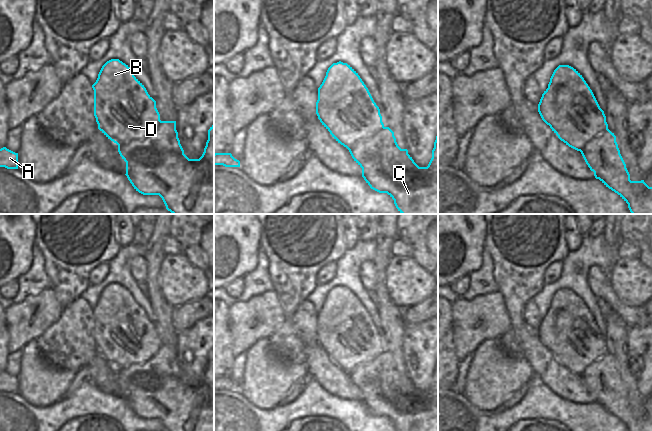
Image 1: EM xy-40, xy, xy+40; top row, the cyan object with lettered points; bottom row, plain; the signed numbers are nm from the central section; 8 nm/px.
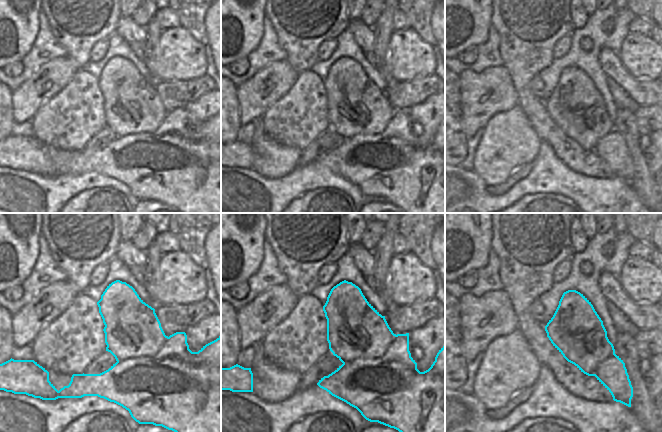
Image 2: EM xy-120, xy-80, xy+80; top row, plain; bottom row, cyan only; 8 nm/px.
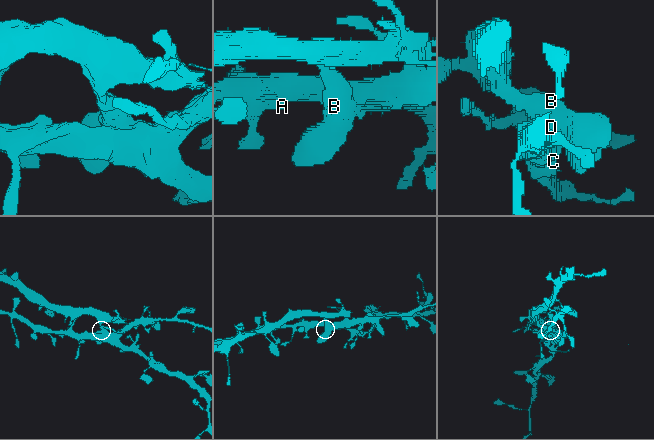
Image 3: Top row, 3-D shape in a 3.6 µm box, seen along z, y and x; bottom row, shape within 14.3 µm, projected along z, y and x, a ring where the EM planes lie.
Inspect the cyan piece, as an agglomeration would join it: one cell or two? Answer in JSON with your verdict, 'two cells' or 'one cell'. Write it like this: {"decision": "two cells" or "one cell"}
{"decision": "two cells"}

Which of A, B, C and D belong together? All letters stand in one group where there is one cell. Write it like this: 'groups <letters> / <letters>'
groups A C / B D

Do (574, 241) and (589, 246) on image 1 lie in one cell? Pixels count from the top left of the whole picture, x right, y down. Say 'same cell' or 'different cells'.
different cells

